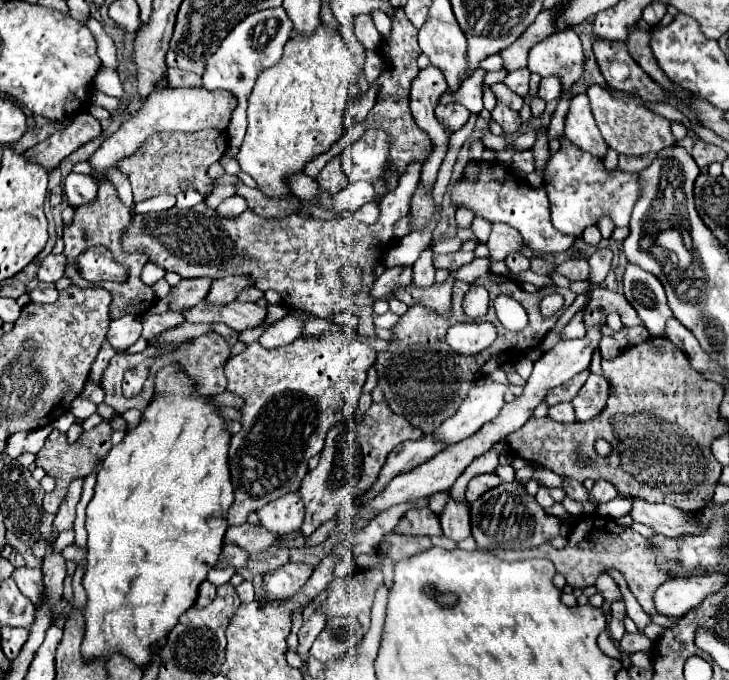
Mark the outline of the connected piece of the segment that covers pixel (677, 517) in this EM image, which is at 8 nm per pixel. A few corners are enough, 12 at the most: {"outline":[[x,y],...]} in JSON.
{"outline":[[632,498],[630,516],[664,536],[698,532],[690,514]]}

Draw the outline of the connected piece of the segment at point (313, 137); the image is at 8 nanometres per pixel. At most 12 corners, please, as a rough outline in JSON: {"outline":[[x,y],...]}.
{"outline":[[340,30],[258,76],[236,160],[268,198],[342,134],[360,72]]}

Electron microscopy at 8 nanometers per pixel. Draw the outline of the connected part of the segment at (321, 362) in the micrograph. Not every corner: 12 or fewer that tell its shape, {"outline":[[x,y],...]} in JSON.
{"outline":[[358,330],[248,344],[230,524],[300,488],[354,416],[376,350]]}

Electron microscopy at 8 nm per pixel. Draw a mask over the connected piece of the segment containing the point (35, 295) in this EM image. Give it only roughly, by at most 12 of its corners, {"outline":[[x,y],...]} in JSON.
{"outline":[[56,288],[28,290],[32,302],[54,302]]}

